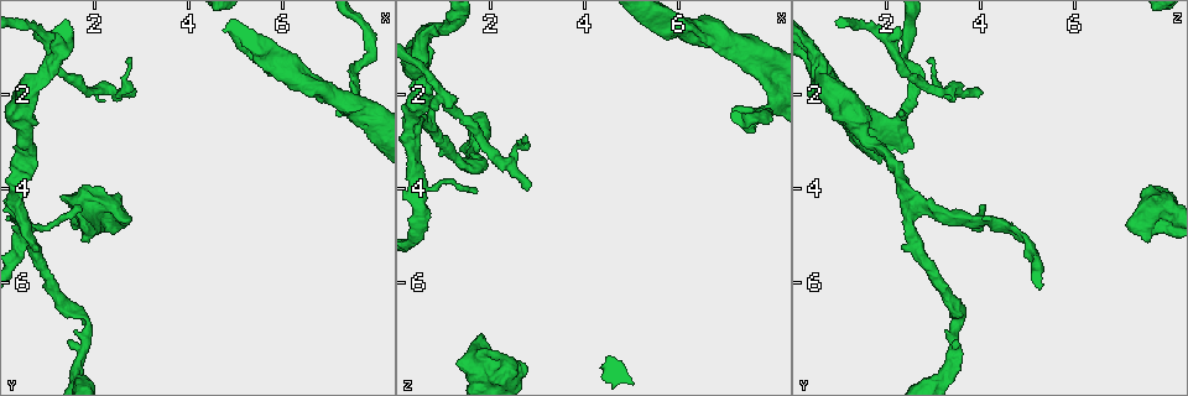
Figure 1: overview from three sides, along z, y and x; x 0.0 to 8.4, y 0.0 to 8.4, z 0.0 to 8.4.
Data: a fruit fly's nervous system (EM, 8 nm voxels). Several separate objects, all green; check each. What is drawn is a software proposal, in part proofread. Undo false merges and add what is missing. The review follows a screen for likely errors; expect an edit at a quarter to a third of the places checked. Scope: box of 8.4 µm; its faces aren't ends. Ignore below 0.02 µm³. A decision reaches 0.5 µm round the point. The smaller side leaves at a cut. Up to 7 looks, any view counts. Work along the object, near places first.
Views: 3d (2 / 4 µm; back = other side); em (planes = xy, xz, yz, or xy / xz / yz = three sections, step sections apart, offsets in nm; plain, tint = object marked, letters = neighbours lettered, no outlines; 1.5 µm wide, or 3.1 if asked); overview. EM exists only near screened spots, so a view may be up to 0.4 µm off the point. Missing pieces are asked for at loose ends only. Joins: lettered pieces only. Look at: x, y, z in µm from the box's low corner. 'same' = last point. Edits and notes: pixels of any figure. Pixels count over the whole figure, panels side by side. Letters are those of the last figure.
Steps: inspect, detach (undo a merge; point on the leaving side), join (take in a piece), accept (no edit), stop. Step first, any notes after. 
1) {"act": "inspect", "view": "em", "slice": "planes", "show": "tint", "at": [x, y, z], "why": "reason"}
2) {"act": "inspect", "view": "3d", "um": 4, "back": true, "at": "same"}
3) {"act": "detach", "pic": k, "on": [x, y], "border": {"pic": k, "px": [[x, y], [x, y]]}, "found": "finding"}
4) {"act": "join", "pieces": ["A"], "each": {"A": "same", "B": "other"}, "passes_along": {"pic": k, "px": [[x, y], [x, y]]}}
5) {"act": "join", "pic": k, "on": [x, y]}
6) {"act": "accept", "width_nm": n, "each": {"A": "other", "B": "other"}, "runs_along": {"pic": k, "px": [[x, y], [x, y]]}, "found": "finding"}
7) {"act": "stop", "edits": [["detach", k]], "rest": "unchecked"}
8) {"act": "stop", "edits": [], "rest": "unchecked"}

{"act": "inspect", "view": "em", "slice": "planes", "show": "letters", "at": [2.75, 1.95, 4.00], "why": "an open end"}

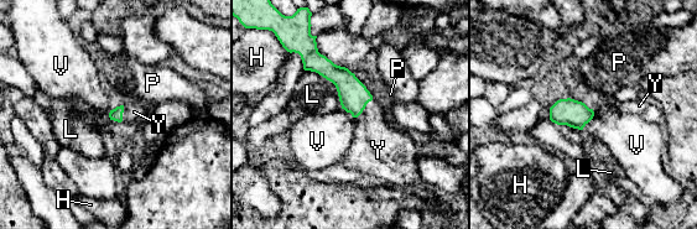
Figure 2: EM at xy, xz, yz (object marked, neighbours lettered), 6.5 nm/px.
{"act": "join", "pieces": ["Y"], "longest_contact_nm": ["L", 340], "each": {"H": "other", "L": "other", "P": "other", "V": "other", "Y": "same"}, "found": "it goes on there"}

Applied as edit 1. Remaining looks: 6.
{"act": "inspect", "view": "em", "slice": "xy", "step": 4, "show": "letters", "at": [1.70, 4.40, 4.10], "why": "thin end"}

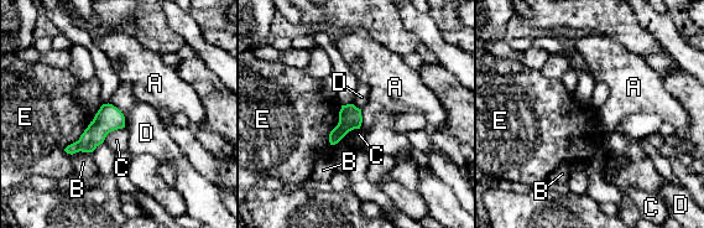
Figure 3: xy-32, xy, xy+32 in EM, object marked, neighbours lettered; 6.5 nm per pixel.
{"act": "inspect", "view": "em", "slice": "planes", "show": "letters", "at": "same", "why": "cut it another way"}

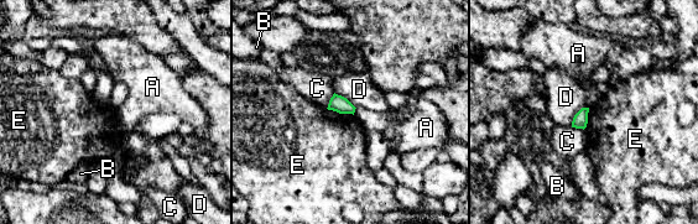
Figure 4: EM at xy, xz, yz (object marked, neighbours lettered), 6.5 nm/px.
{"act": "accept", "width_nm": 100, "longest_contact_nm": ["E", 180], "each": {"A": "other", "B": "other", "C": "other", "D": "other", "E": "other"}, "found": "no lettered piece goes on from it"}

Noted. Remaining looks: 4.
{"act": "stop", "edits": [["join", 2]], "rest": "unchecked"}

